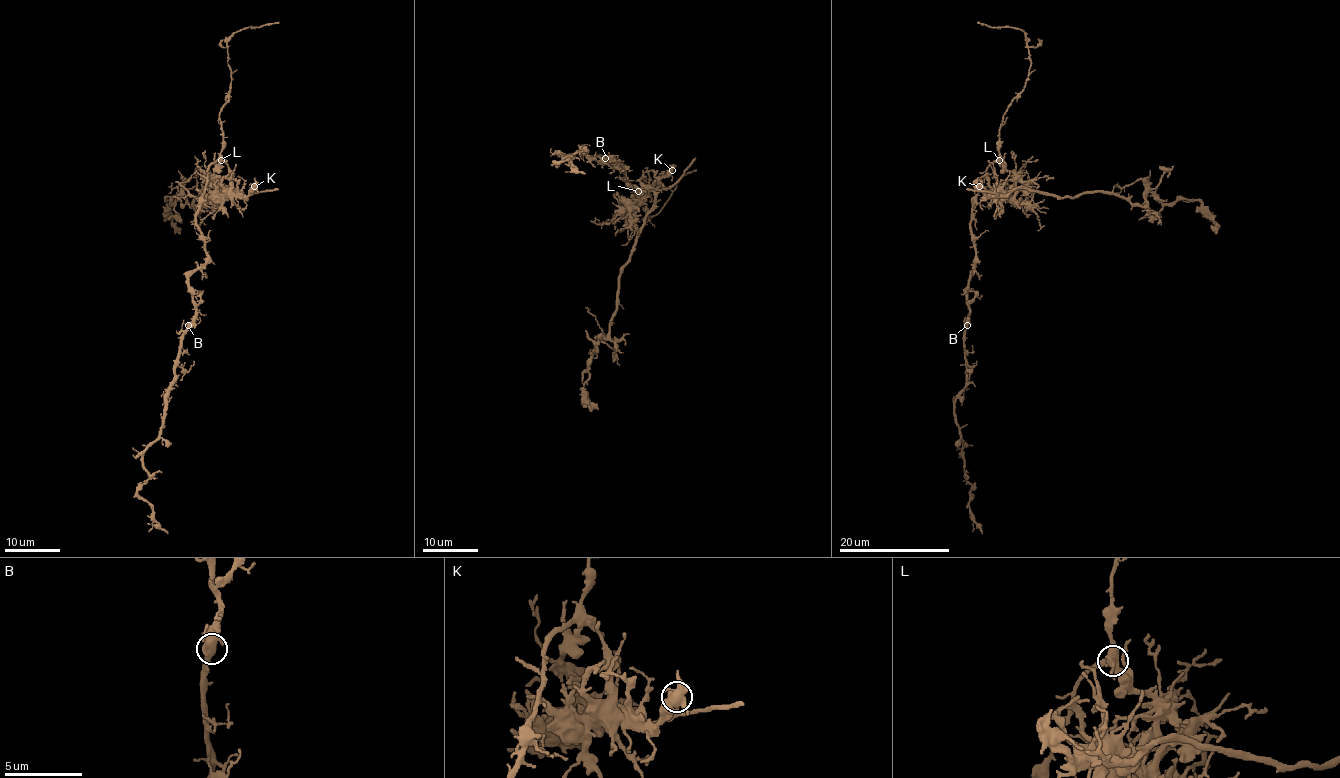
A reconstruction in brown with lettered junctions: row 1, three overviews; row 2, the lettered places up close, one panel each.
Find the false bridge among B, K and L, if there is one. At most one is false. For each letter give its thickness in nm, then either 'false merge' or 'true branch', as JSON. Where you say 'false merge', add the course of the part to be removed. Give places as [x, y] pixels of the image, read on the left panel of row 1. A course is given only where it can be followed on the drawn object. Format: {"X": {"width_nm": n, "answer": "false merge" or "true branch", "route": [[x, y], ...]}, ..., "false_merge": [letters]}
{"B": {"width_nm": 420, "answer": "true branch"}, "K": {"width_nm": 550, "answer": "true branch"}, "L": {"width_nm": 480, "answer": "false merge", "route": [[221, 160], [207, 168], [196, 215], [207, 259], [189, 279], [195, 321], [137, 493], [167, 533]]}, "false_merge": ["L"]}

